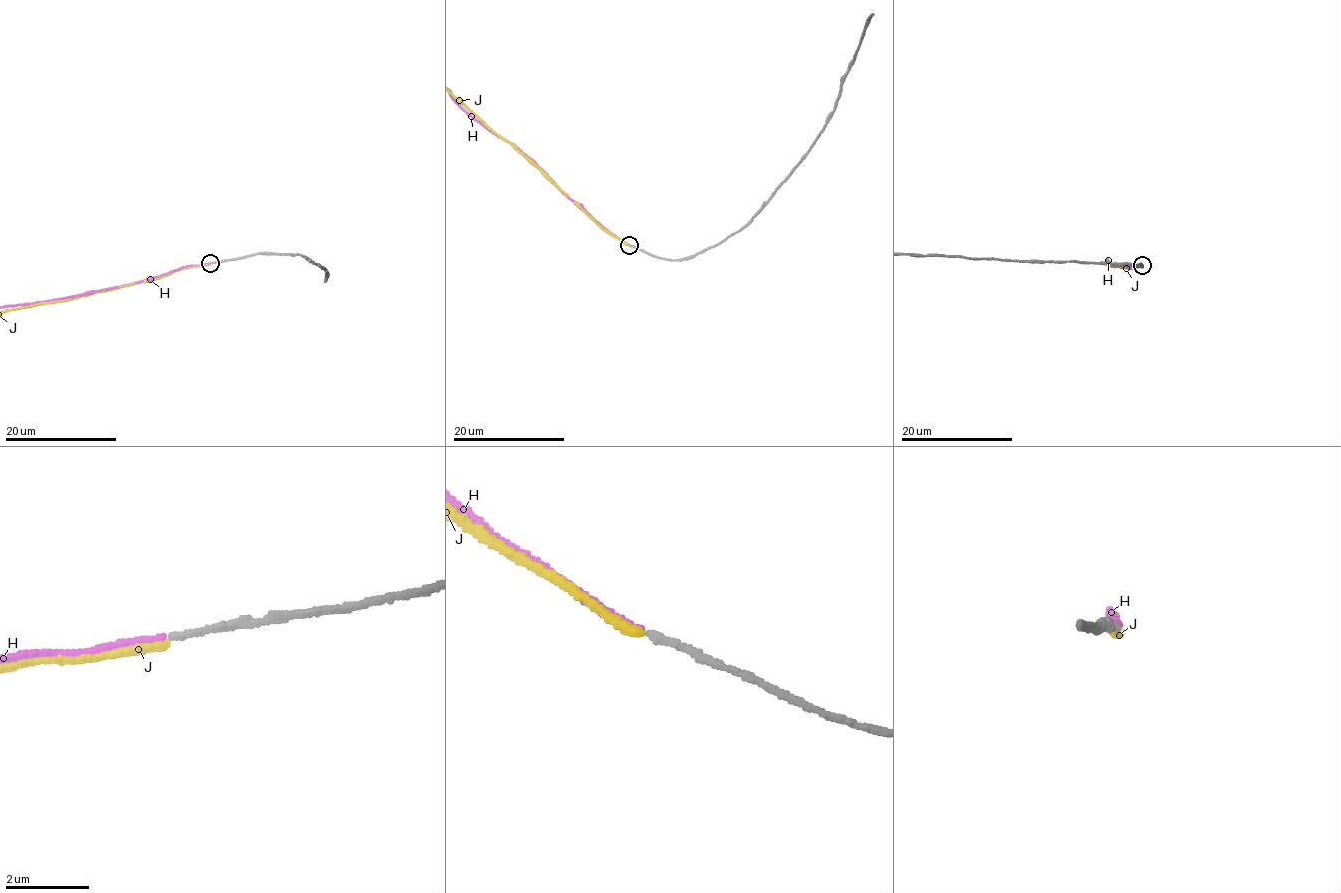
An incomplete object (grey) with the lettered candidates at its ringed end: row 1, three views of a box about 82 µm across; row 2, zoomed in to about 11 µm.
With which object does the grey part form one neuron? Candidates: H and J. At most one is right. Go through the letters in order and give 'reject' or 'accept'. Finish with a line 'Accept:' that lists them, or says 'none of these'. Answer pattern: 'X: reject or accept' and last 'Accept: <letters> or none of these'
H: accept
J: reject
Accept: H

